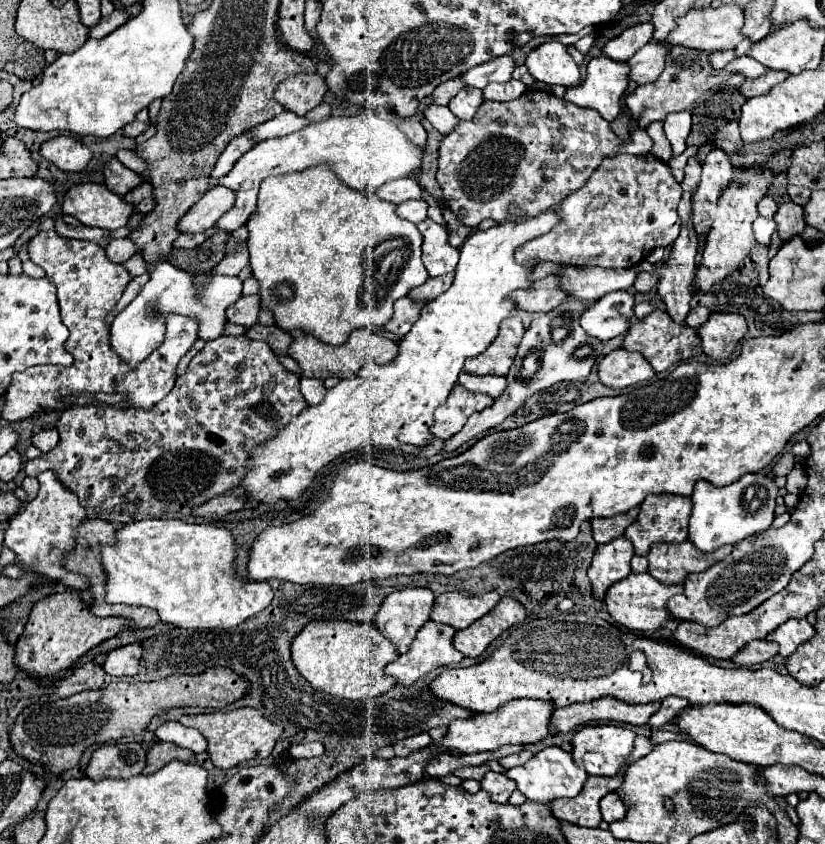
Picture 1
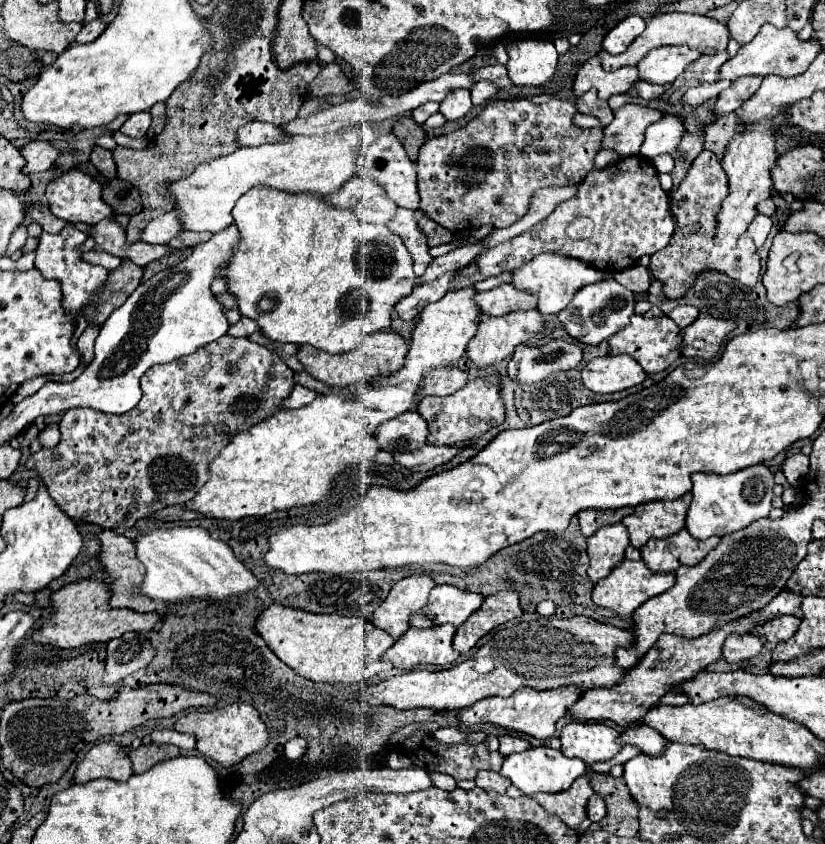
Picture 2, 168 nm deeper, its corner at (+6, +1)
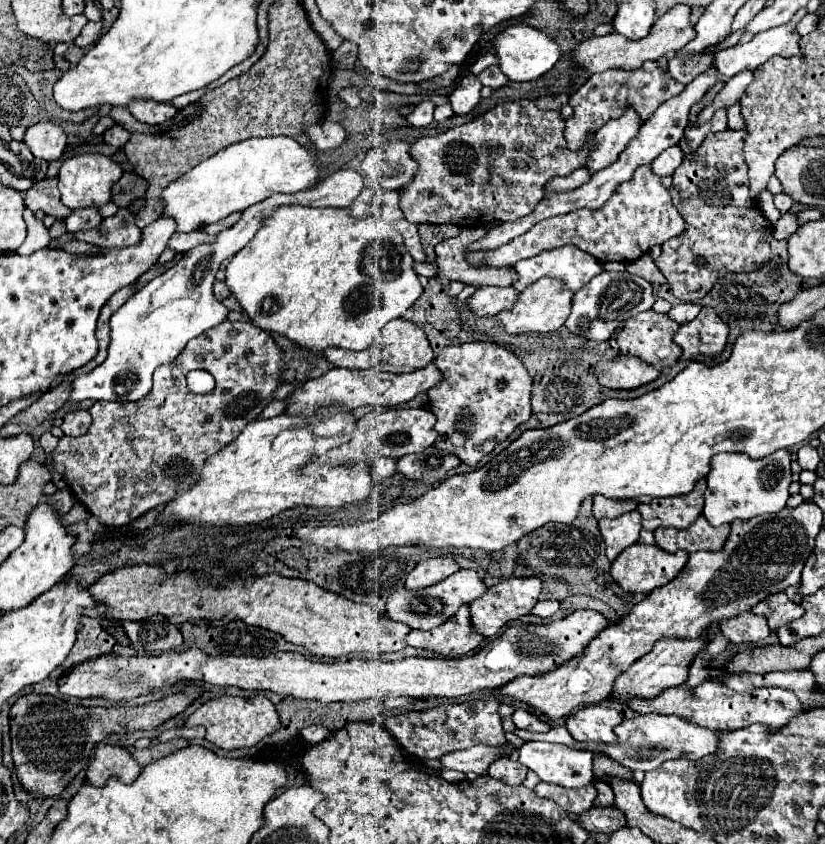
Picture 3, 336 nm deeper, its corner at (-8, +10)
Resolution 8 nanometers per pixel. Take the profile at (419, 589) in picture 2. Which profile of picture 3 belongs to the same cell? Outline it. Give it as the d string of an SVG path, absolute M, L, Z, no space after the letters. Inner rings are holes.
M444 557L444 559L428 559L418 563L406 577L406 589L424 589L428 585L444 581L448 575L456 573L460 567L454 563L454 559Z

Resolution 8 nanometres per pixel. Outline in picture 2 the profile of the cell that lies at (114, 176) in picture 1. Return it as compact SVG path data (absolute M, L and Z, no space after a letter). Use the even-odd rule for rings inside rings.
M94 146L90 160L92 160L92 164L94 164L108 180L116 178L116 166L114 166L114 158L112 158L112 152L110 152L110 150L100 148L100 146Z

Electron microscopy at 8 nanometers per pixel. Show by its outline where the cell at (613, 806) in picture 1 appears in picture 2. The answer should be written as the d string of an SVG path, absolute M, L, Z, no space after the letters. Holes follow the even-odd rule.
M596 794L590 796L590 800L586 804L586 814L588 814L588 818L592 822L600 822L606 816L606 804L604 804L604 800L600 796L596 796Z

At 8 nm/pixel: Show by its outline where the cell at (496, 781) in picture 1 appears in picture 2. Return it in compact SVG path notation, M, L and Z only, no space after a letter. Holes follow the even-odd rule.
M480 770L480 774L476 776L476 786L482 788L482 790L488 790L488 792L498 792L498 794L504 794L506 788L510 786L510 780L500 776L498 772L492 772L492 770Z

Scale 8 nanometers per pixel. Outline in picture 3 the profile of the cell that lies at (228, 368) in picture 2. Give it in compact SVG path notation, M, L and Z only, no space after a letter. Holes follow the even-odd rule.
M224 321L222 327L212 327L200 337L192 339L182 355L170 365L162 365L154 371L154 387L150 395L134 403L96 401L88 413L92 417L88 433L72 439L60 439L52 451L52 467L64 477L70 493L78 503L84 503L88 511L98 517L106 527L124 527L146 511L166 505L180 493L190 491L198 483L204 461L218 453L224 445L236 439L236 435L272 401L274 391L282 381L284 351L278 343L250 321ZM192 369L204 369L216 379L216 387L208 395L194 395L186 387L186 373Z

